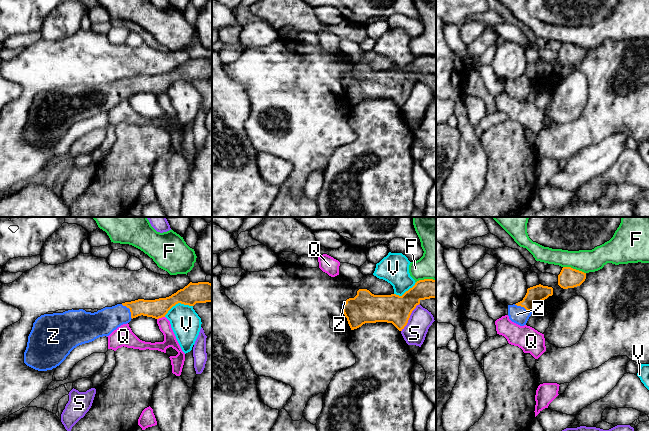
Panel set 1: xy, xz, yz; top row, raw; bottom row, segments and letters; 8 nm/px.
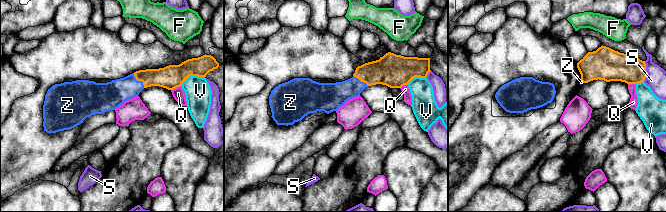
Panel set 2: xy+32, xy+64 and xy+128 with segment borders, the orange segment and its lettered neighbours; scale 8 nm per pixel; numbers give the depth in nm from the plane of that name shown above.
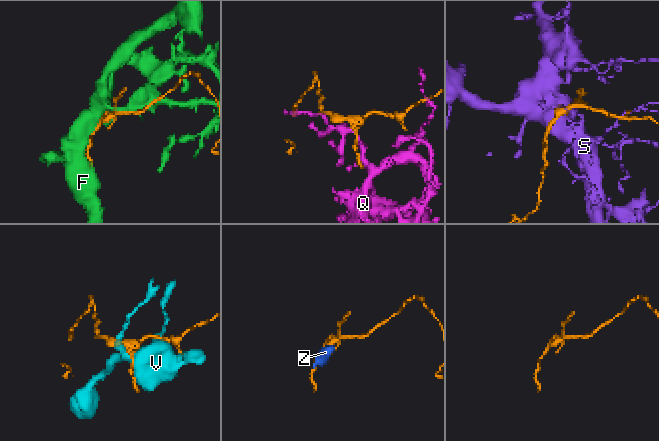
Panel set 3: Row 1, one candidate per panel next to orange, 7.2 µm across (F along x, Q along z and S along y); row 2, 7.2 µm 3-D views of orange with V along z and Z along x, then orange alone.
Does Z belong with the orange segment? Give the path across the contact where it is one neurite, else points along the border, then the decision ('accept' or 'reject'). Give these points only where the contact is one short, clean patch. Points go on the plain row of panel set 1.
runs through yz (536, 70), (523, 82), (517, 90); accept

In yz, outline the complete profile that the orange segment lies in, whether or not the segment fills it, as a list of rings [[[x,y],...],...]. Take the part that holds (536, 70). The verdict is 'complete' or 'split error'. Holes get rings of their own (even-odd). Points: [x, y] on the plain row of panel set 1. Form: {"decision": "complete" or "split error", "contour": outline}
{"decision": "split error", "contour": [[[539,60],[528,64],[522,77],[508,81],[509,95],[520,102],[526,101],[529,93],[536,86],[537,80],[552,71],[552,63]]]}

